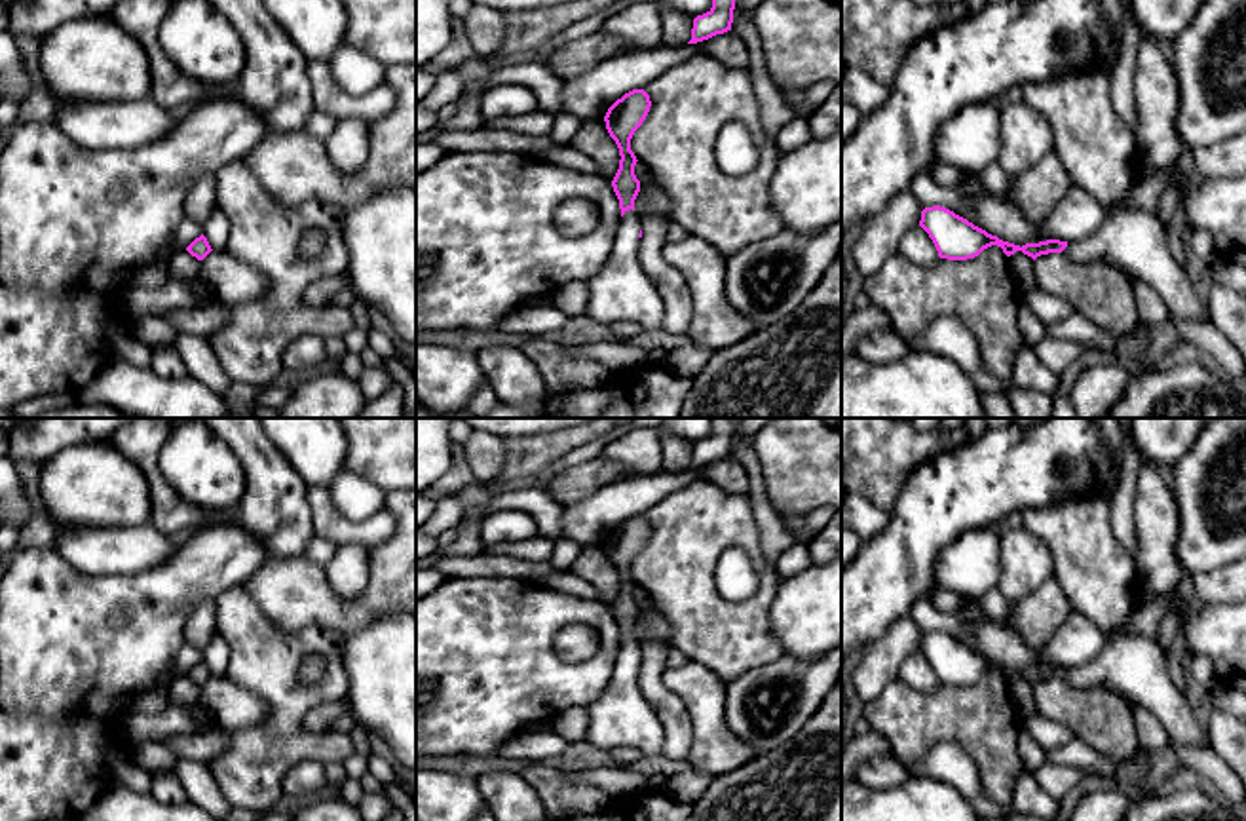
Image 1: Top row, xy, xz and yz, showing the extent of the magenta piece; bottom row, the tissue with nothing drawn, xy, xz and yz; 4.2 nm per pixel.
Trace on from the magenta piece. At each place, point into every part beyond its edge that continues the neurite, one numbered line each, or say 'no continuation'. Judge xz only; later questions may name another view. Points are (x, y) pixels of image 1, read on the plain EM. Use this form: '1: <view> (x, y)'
1: xz (620, 717)

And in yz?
1: yz (1136, 668)

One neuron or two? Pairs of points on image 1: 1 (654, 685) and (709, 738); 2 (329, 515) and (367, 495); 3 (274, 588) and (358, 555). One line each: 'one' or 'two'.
1: two
2: two
3: two

